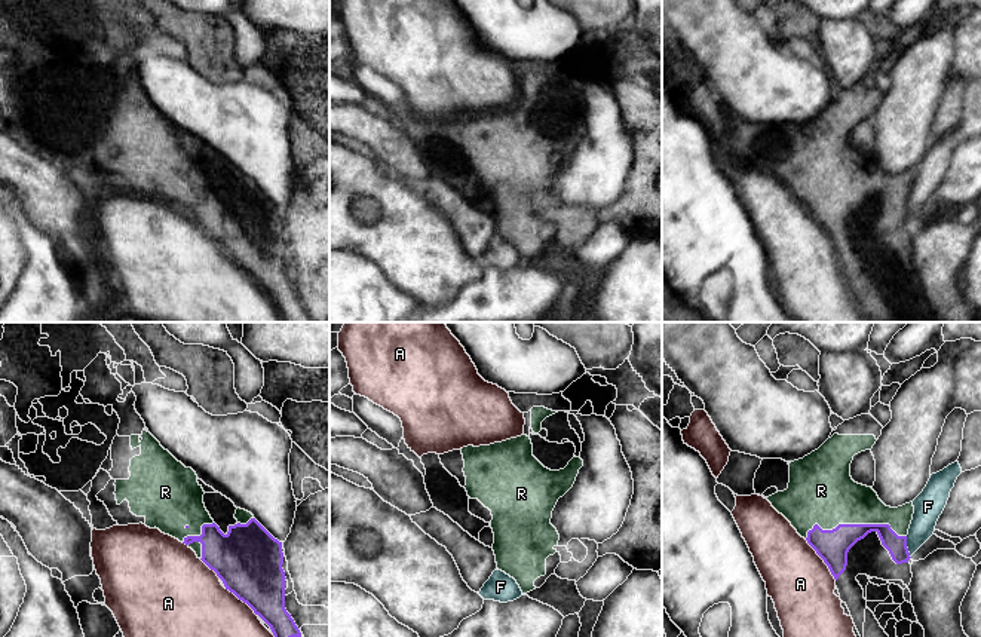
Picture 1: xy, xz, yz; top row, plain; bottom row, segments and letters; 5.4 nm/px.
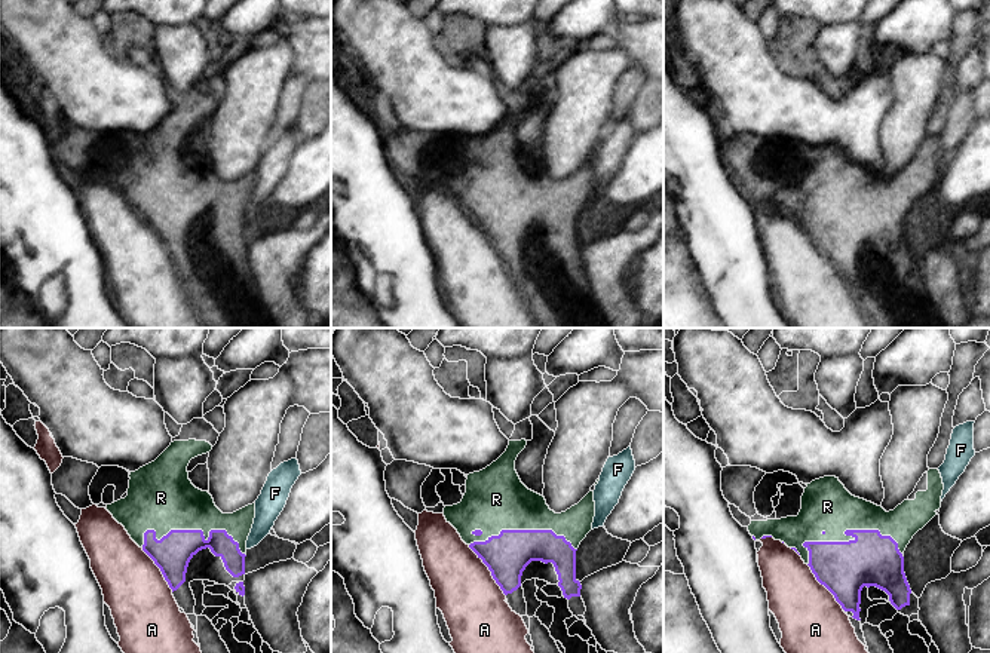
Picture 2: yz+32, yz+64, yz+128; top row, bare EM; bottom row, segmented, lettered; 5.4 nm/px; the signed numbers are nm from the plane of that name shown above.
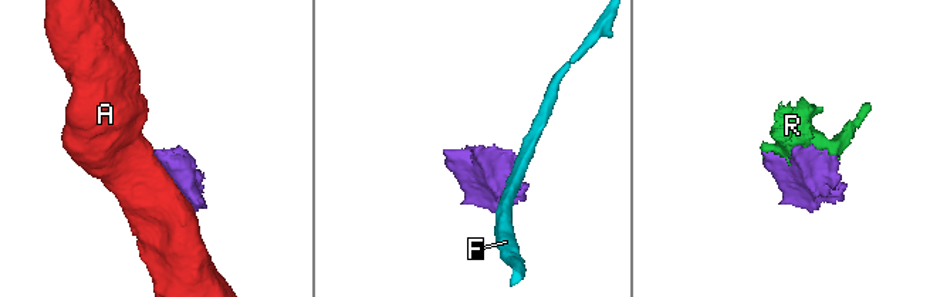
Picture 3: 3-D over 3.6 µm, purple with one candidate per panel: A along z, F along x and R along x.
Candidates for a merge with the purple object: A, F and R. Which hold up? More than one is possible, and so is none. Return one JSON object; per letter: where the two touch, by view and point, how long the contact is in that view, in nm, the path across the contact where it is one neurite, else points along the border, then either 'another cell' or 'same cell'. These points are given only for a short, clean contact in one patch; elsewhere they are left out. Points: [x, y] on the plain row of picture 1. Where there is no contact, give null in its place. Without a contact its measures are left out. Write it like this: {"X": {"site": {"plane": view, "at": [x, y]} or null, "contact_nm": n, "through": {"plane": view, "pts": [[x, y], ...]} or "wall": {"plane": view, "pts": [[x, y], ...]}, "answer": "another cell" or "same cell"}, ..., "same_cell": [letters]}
{"A": {"site": {"plane": "yz", "at": [822, 226]}, "contact_nm": 280, "answer": "another cell"}, "F": {"site": {"plane": "yz", "at": [906, 214]}, "contact_nm": 120, "wall": {"plane": "yz", "pts": [[906, 204], [910, 224]]}, "answer": "another cell"}, "R": {"site": {"plane": "yz", "at": [854, 192]}, "contact_nm": 550, "answer": "same cell"}, "same_cell": ["R"]}

